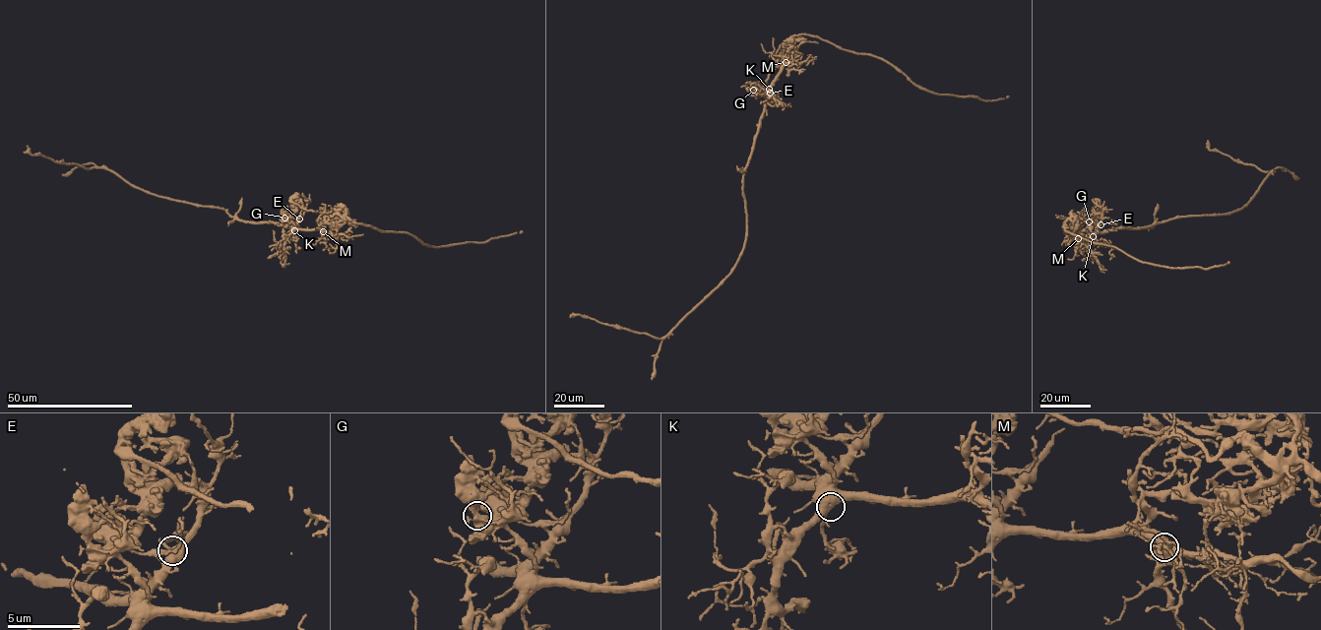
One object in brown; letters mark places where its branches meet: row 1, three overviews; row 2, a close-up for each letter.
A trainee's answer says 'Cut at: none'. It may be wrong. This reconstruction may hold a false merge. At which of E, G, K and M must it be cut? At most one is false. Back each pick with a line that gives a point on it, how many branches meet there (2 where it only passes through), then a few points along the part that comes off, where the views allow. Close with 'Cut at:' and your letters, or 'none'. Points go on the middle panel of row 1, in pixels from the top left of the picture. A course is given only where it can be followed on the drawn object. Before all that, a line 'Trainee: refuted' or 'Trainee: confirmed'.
Trainee: refuted
G: place (753, 90); branches 3; course (753, 90), (761, 94), (753, 89), (766, 81), (784, 41), (802, 33), (887, 61), (936, 94), (1008, 95)
Cut at: G

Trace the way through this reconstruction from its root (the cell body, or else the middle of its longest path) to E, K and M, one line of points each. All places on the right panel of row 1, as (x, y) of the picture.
E: (1118, 228), (1098, 231), (1100, 224)
K: (1118, 228), (1093, 236)
M: (1118, 228), (1078, 238)

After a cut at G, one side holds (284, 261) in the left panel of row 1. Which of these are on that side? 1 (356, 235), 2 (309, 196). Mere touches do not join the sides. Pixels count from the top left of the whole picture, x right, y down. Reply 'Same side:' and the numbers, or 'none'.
Same side: 1, 2

